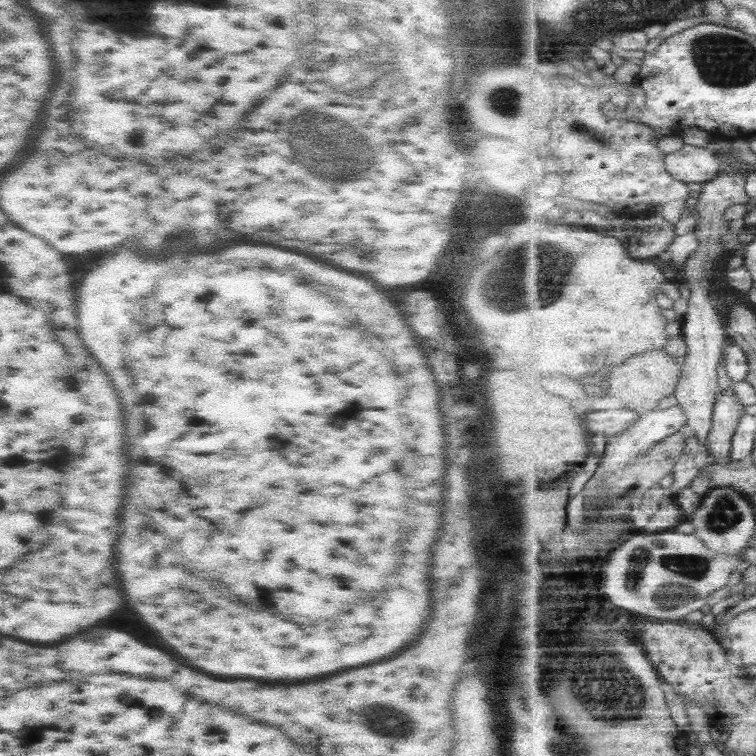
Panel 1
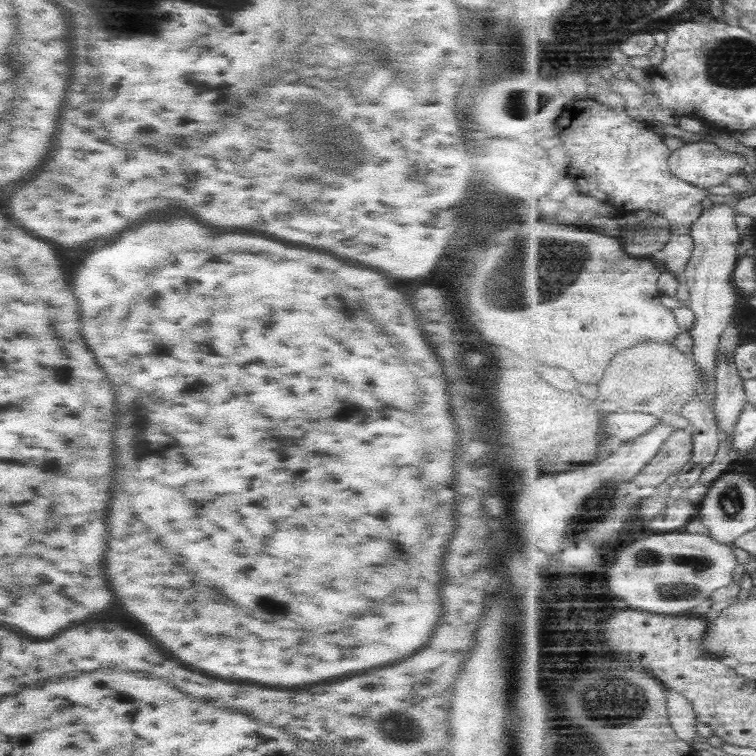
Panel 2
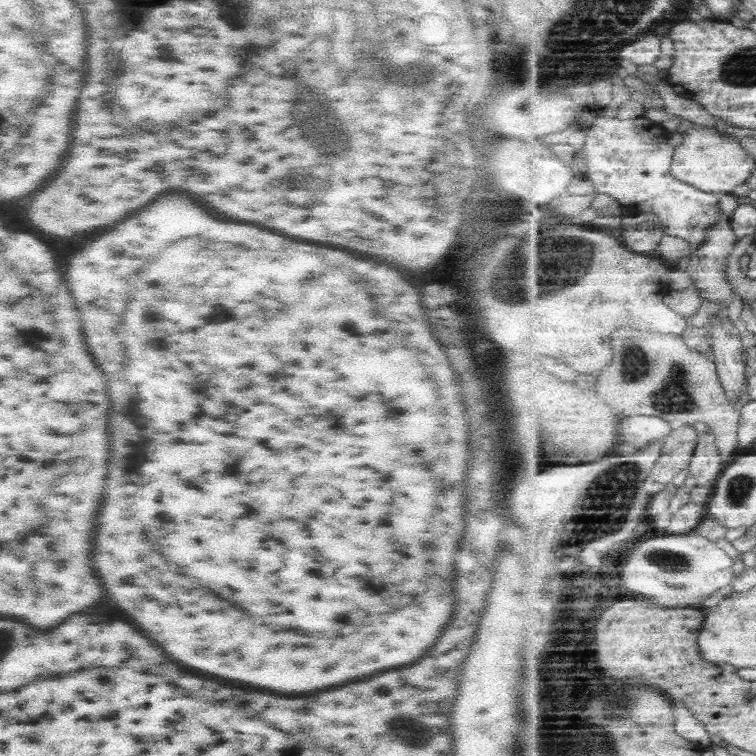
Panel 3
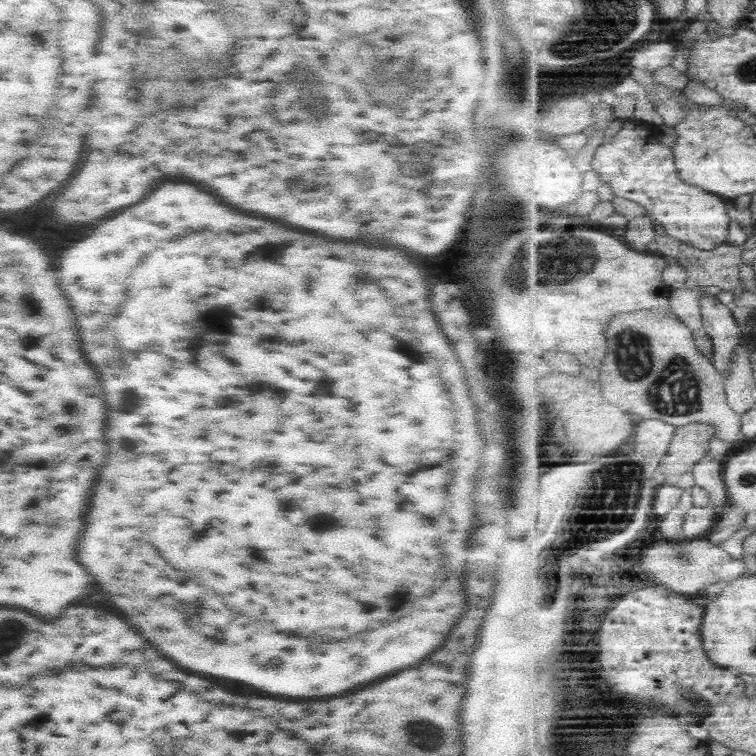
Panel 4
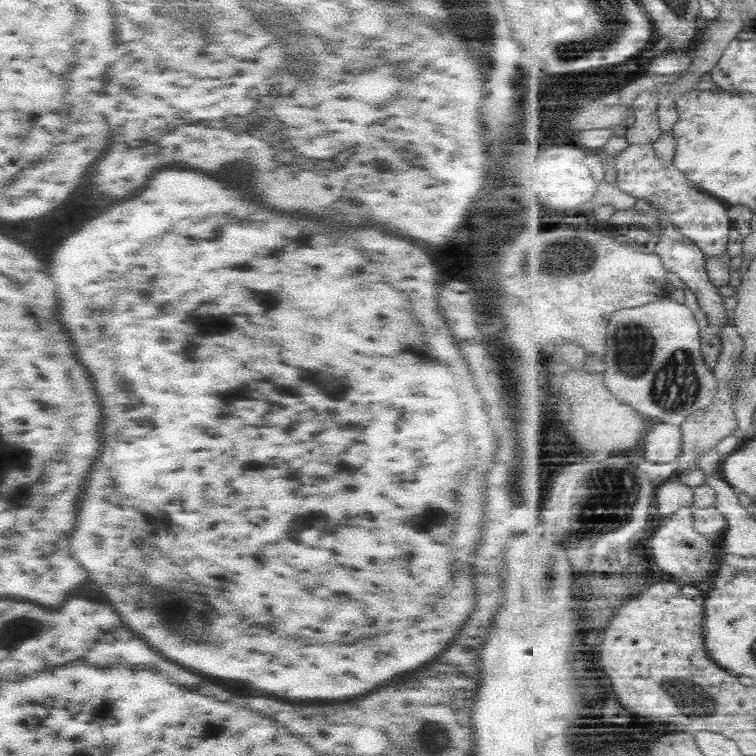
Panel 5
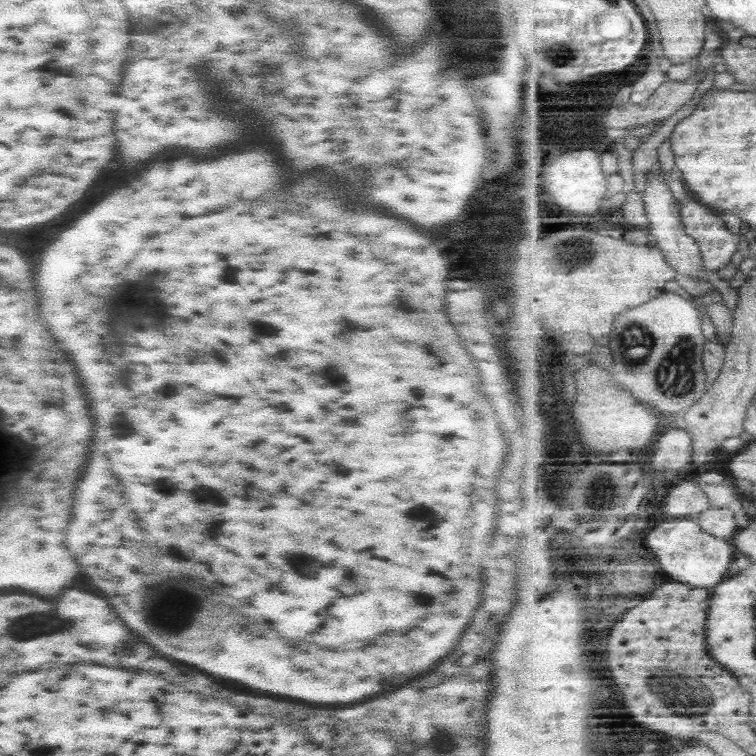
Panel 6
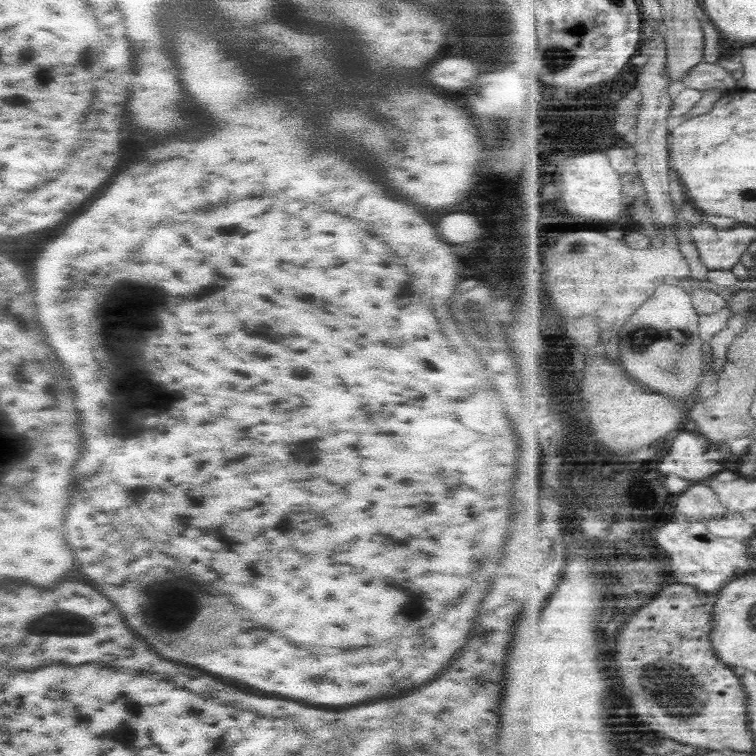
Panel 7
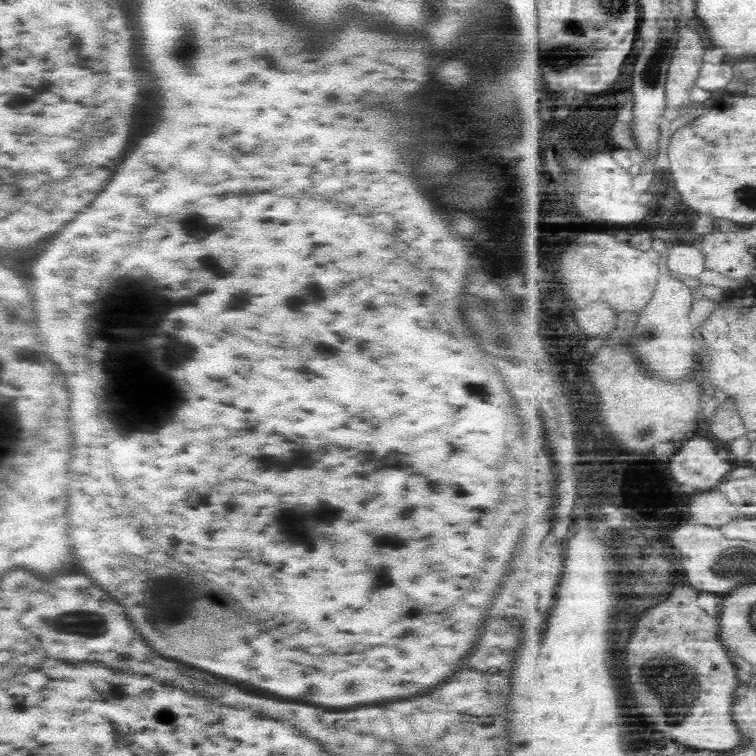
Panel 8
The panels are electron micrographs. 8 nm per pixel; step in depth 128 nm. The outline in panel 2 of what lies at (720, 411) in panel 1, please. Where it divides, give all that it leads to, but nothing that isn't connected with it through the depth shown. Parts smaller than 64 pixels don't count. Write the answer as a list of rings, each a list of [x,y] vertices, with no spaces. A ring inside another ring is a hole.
[[[717,354],[716,390],[714,413],[722,433],[732,433],[739,416],[749,405],[744,388],[745,378],[737,371],[735,356]]]

